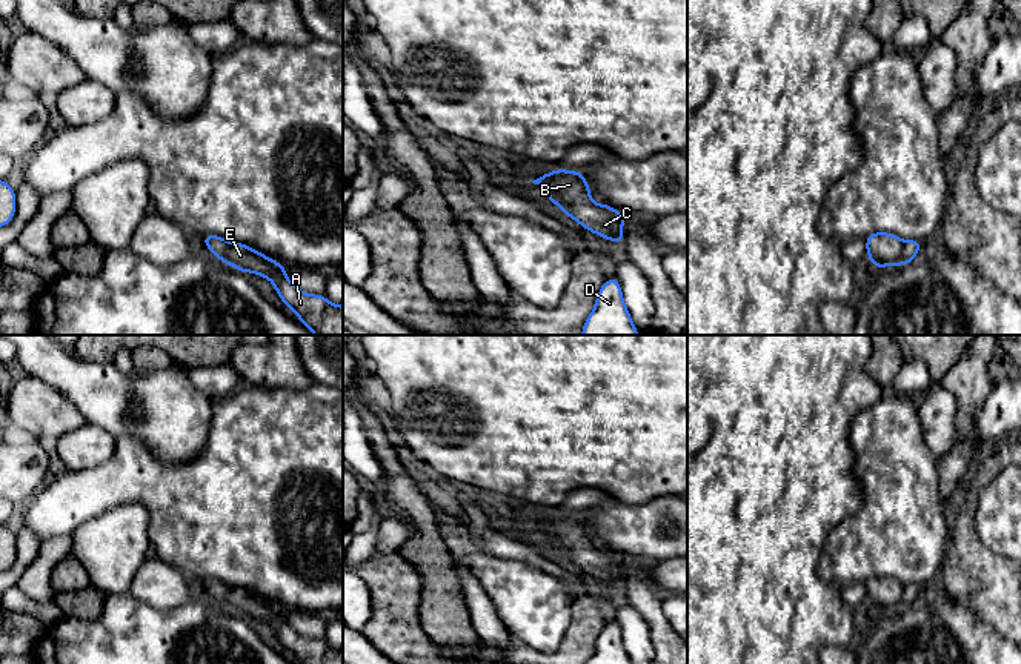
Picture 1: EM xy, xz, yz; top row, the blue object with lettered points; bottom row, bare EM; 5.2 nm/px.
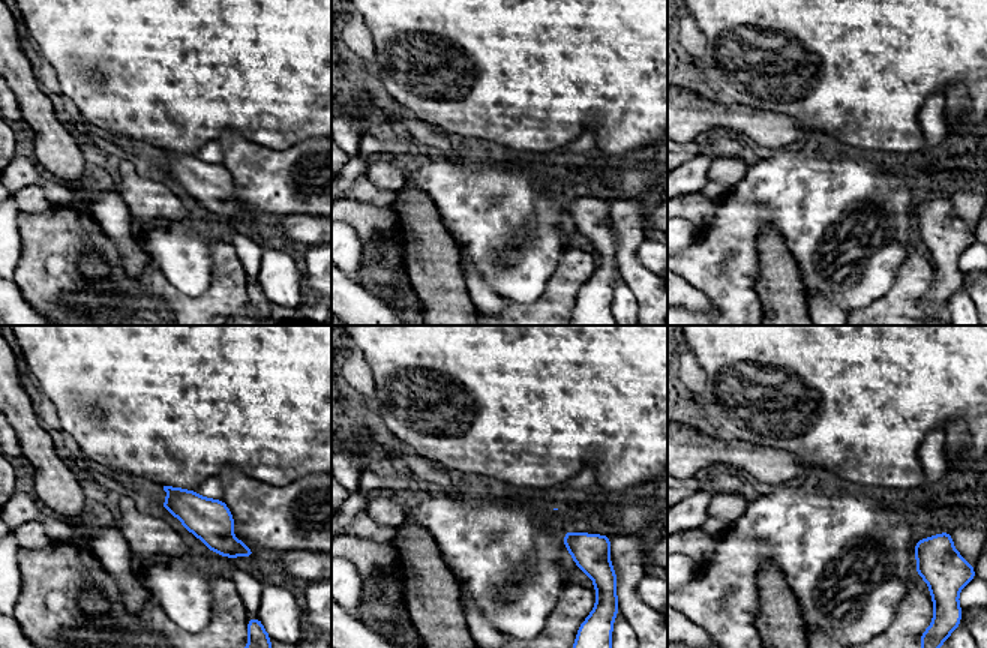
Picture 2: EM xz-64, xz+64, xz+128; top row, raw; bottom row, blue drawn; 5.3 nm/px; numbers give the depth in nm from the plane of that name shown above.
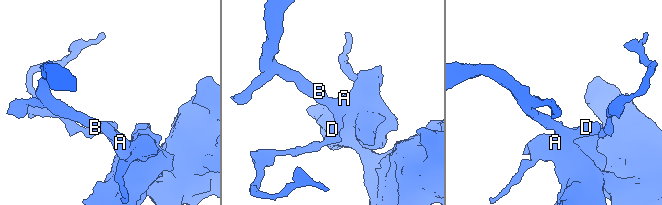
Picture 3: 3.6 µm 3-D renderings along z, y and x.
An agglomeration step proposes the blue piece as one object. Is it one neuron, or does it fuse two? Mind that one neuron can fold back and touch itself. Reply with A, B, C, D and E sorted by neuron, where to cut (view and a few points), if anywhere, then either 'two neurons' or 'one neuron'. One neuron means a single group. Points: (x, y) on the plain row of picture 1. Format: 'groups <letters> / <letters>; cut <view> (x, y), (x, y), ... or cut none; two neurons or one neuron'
groups A B C D E; cut none; one neuron

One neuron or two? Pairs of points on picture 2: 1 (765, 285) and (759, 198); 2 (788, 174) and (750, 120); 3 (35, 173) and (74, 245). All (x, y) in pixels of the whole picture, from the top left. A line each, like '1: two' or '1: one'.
1: two
2: two
3: two

